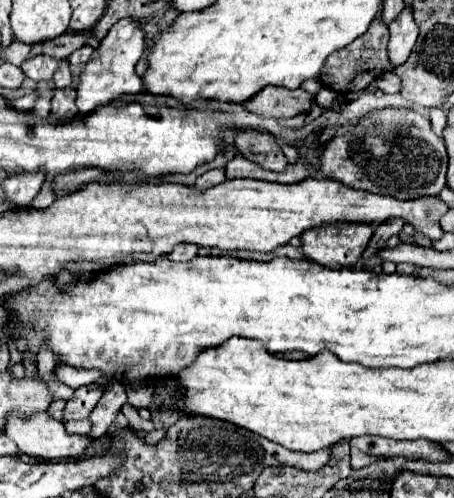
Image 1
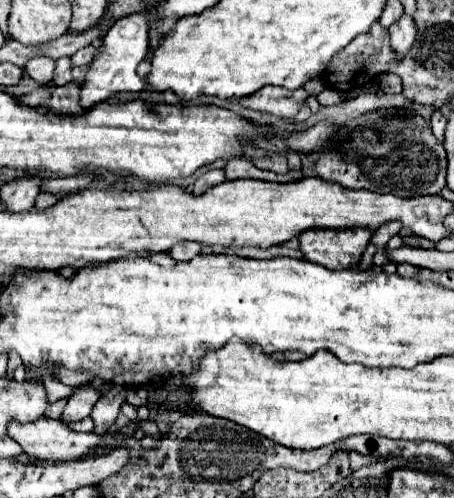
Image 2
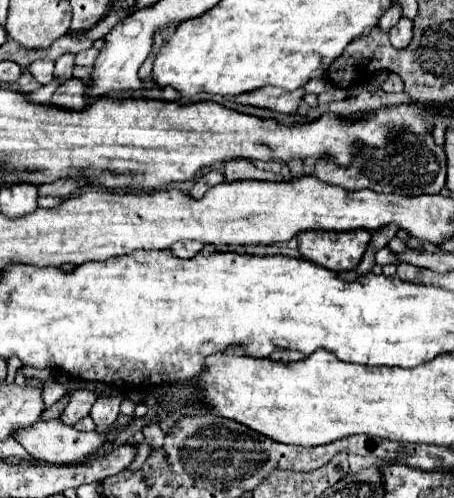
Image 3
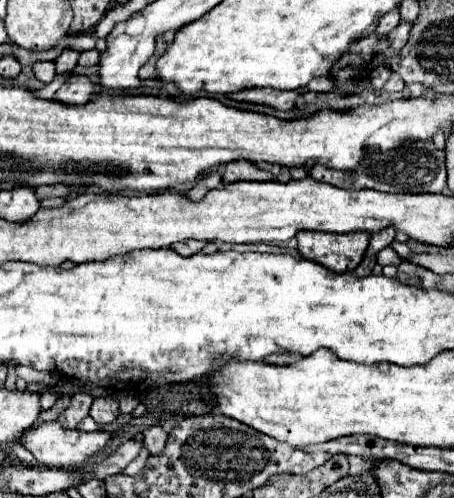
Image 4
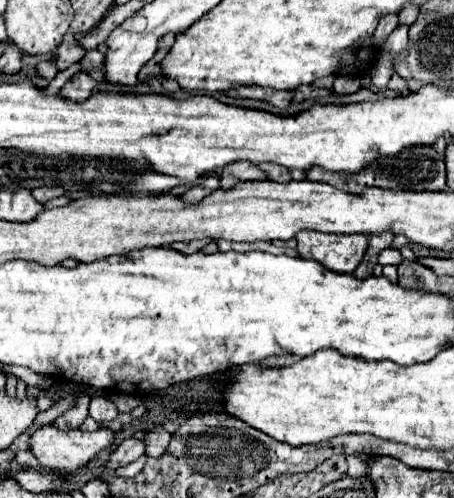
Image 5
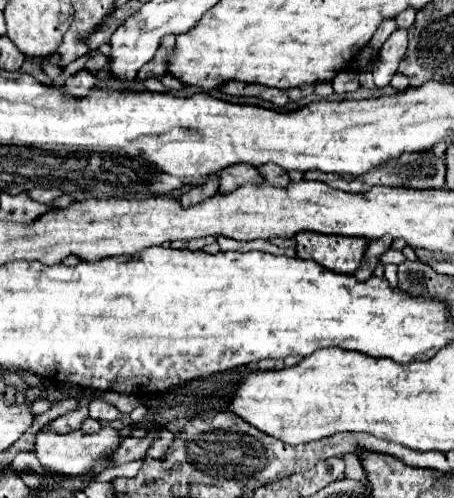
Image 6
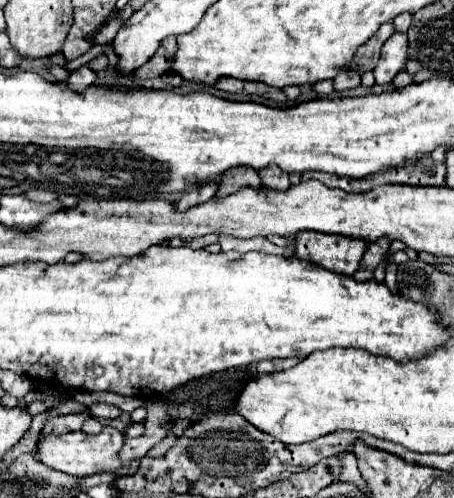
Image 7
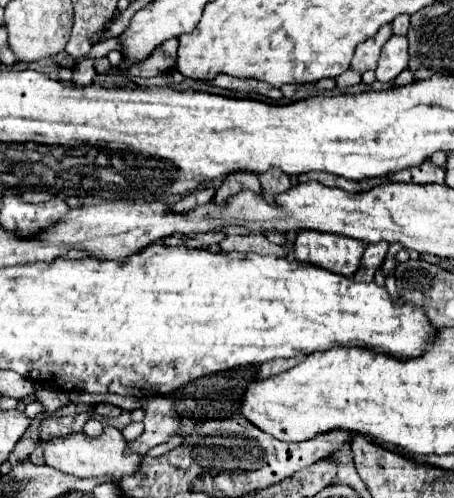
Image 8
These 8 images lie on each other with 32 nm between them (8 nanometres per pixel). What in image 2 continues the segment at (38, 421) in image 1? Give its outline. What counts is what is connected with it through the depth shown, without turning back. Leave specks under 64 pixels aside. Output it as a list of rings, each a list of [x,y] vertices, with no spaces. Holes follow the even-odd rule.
[[[38,418],[30,424],[18,424],[18,422],[10,424],[8,436],[14,438],[28,456],[32,456],[36,460],[46,460],[46,462],[80,460],[90,450],[94,450],[100,444],[100,438],[102,438],[94,432],[76,432],[76,430],[68,428],[62,420],[46,420],[46,418]]]

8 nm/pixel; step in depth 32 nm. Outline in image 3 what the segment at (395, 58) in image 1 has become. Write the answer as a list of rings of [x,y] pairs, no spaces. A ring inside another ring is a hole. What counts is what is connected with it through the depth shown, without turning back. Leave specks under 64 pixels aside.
[[[402,18],[392,30],[390,30],[390,42],[394,48],[406,48],[408,42],[412,40],[412,20]]]

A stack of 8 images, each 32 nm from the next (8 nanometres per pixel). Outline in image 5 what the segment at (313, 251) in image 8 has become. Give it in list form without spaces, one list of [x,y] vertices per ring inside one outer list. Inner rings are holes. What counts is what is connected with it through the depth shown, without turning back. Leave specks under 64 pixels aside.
[[[306,230],[298,232],[296,240],[302,258],[316,260],[324,268],[342,274],[352,274],[368,248],[366,236],[328,236]]]

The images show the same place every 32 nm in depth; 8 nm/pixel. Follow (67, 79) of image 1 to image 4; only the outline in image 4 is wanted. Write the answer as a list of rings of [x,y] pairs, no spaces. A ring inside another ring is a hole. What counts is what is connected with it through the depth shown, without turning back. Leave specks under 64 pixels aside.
[[[64,48],[62,54],[56,58],[56,72],[58,72],[58,74],[62,74],[62,72],[70,72],[70,70],[78,64],[80,54],[82,54],[82,52],[78,52],[78,50]]]

